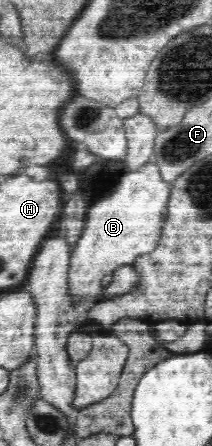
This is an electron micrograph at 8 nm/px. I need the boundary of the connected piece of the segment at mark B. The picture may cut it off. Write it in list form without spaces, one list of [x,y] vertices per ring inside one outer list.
[[[148,162],[136,171],[122,172],[122,178],[112,188],[114,194],[94,202],[88,208],[84,230],[71,250],[68,290],[73,300],[98,298],[103,287],[100,282],[104,276],[124,265],[133,265],[134,260],[148,250],[154,250],[162,230],[162,220],[166,210],[166,200],[170,194],[169,181],[161,177],[161,168],[157,162]]]

